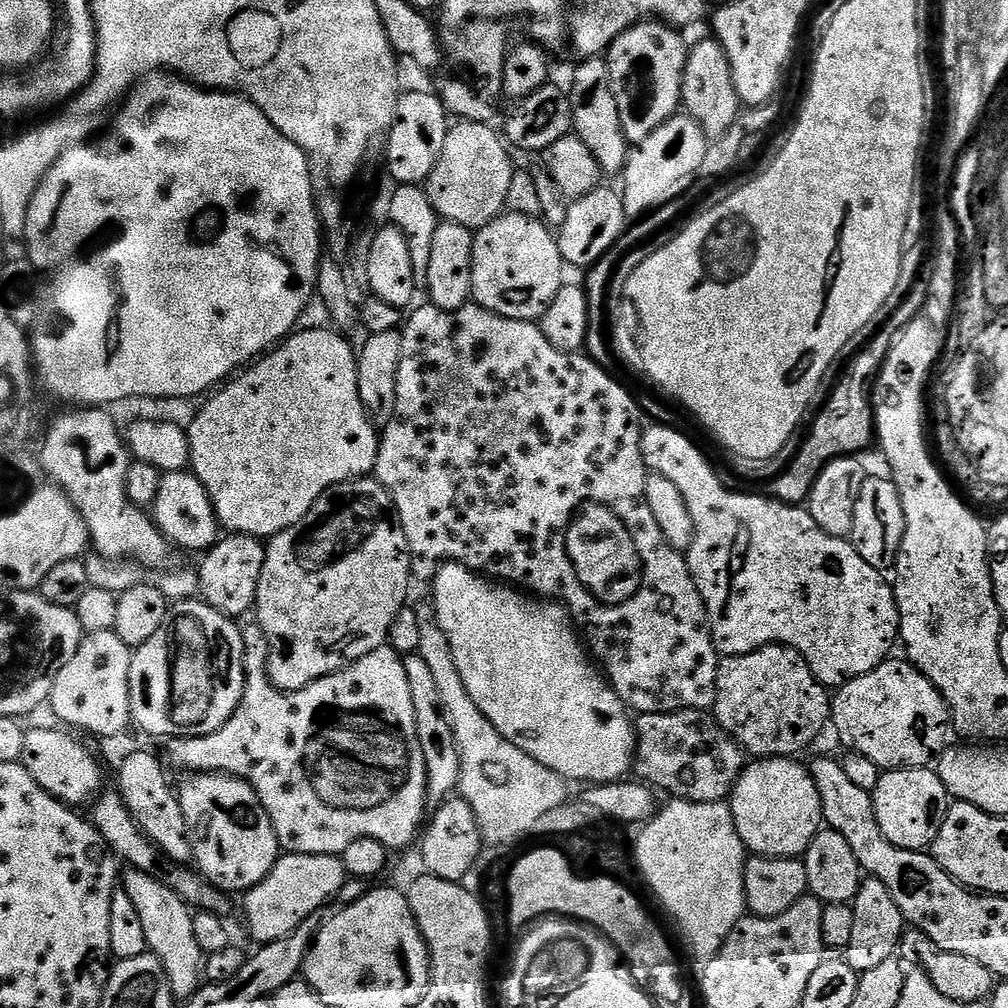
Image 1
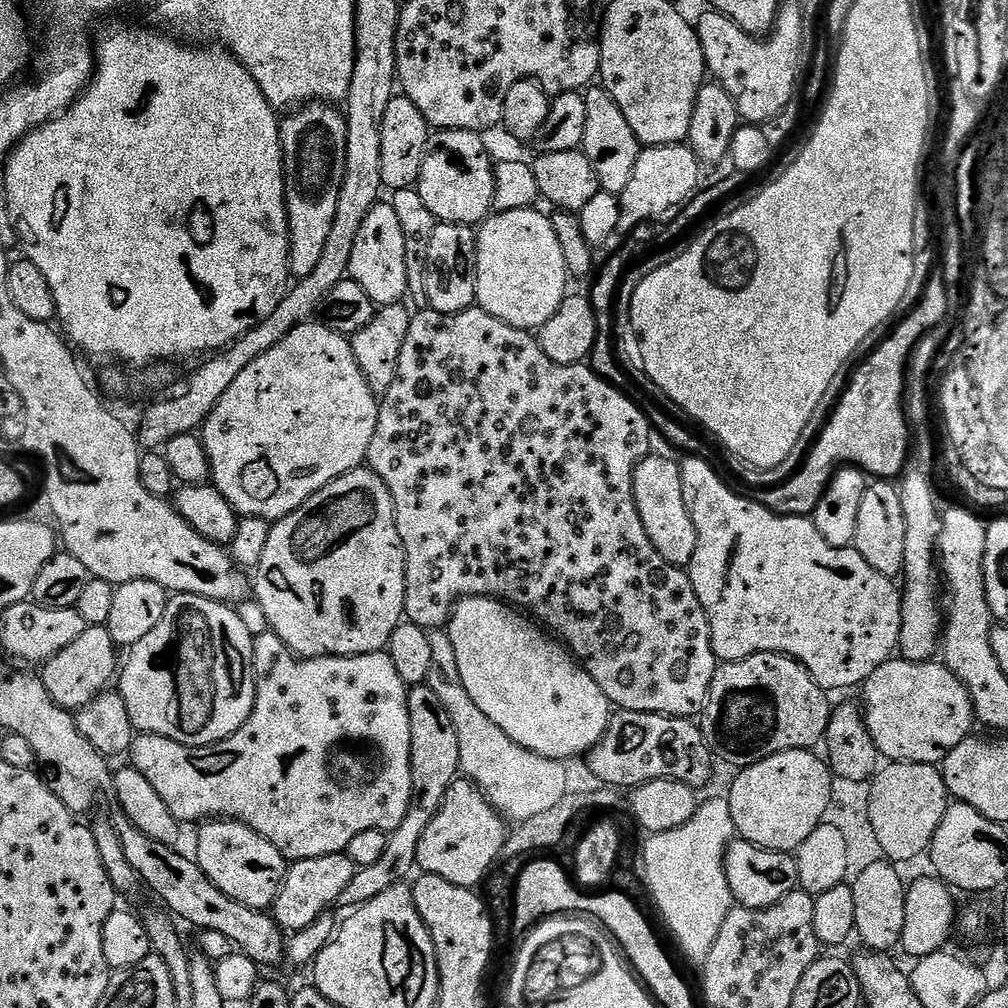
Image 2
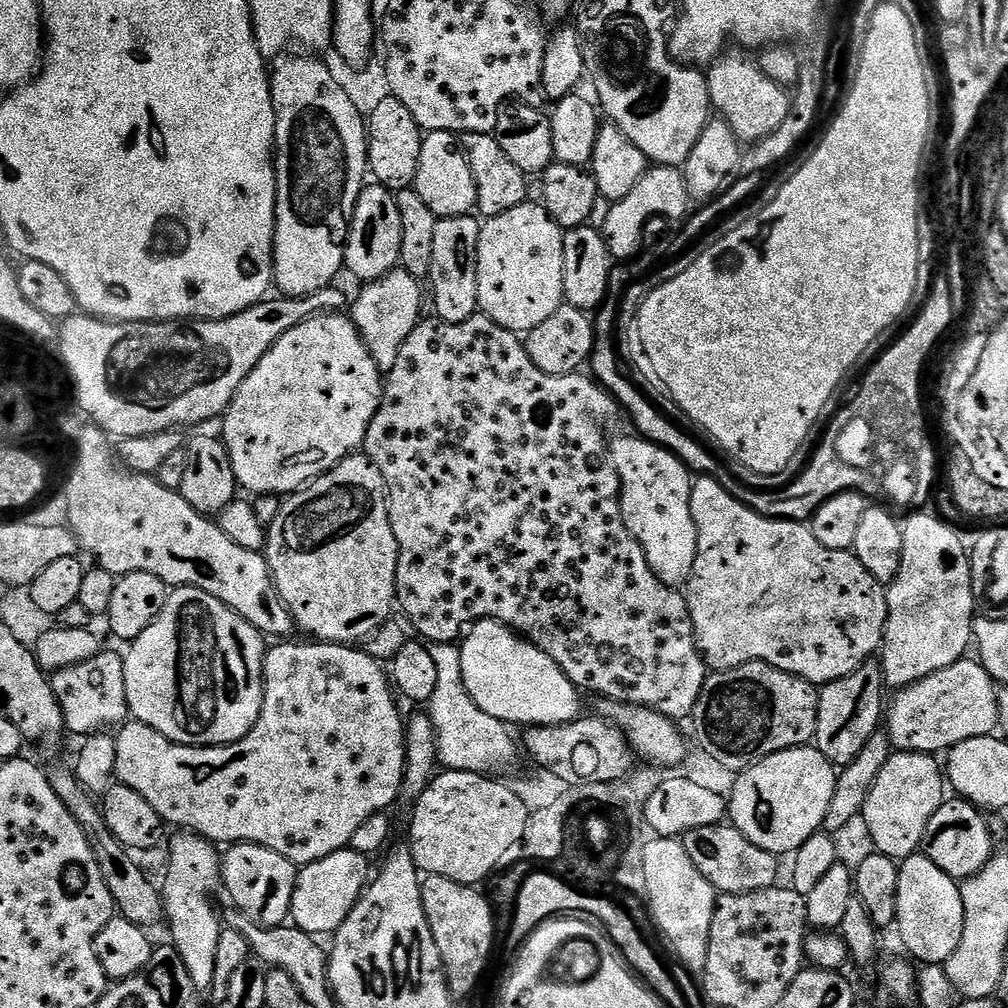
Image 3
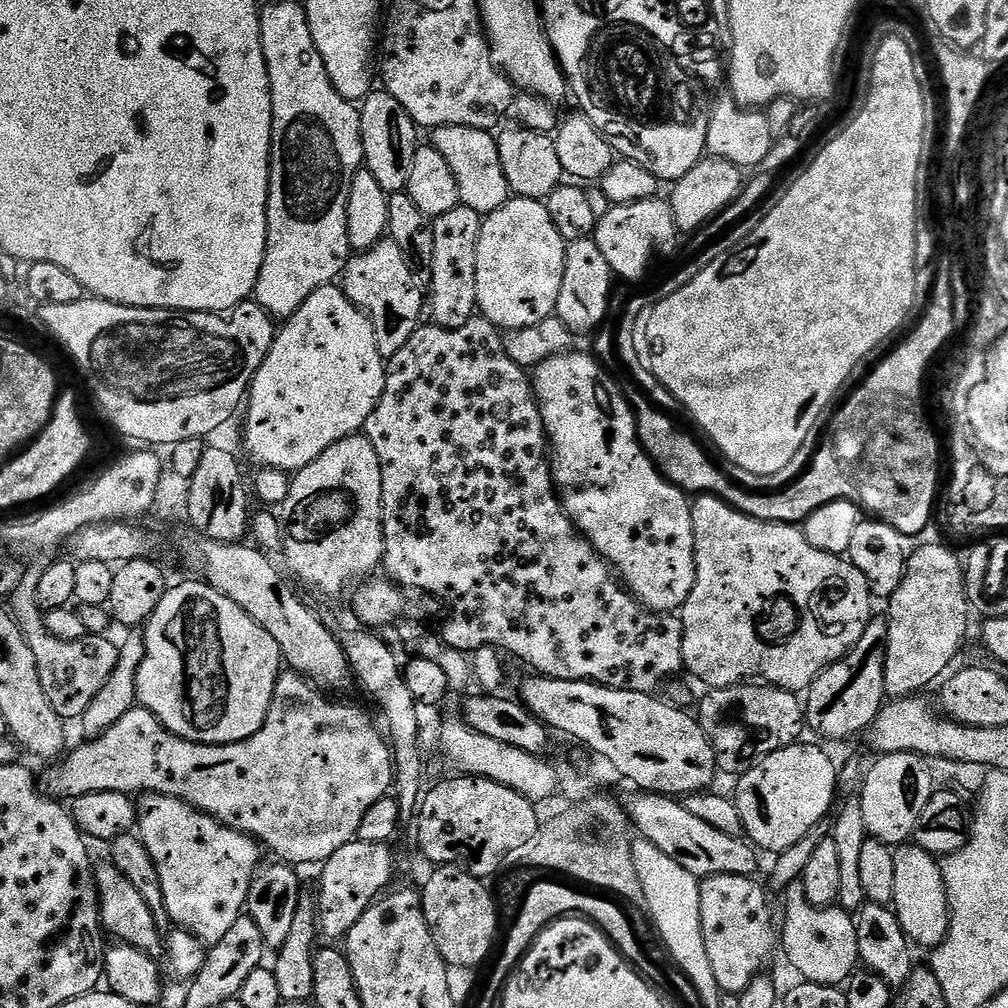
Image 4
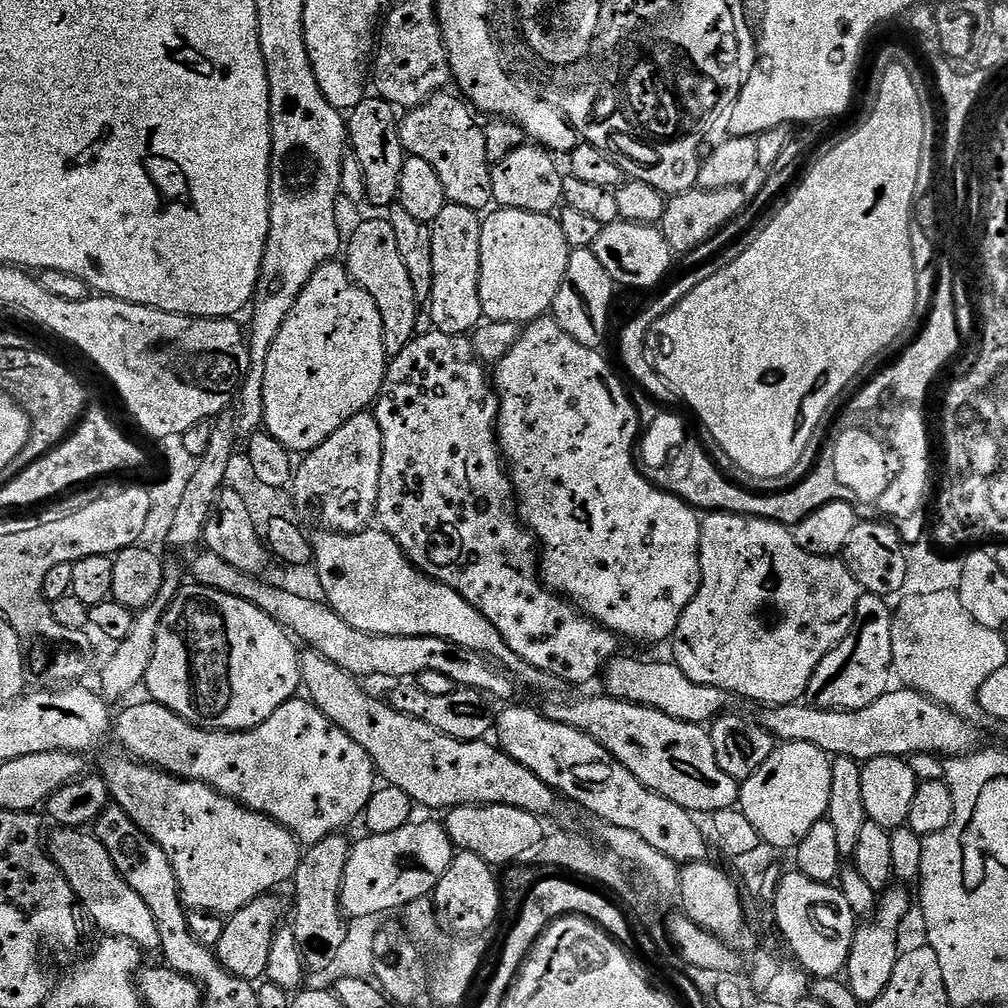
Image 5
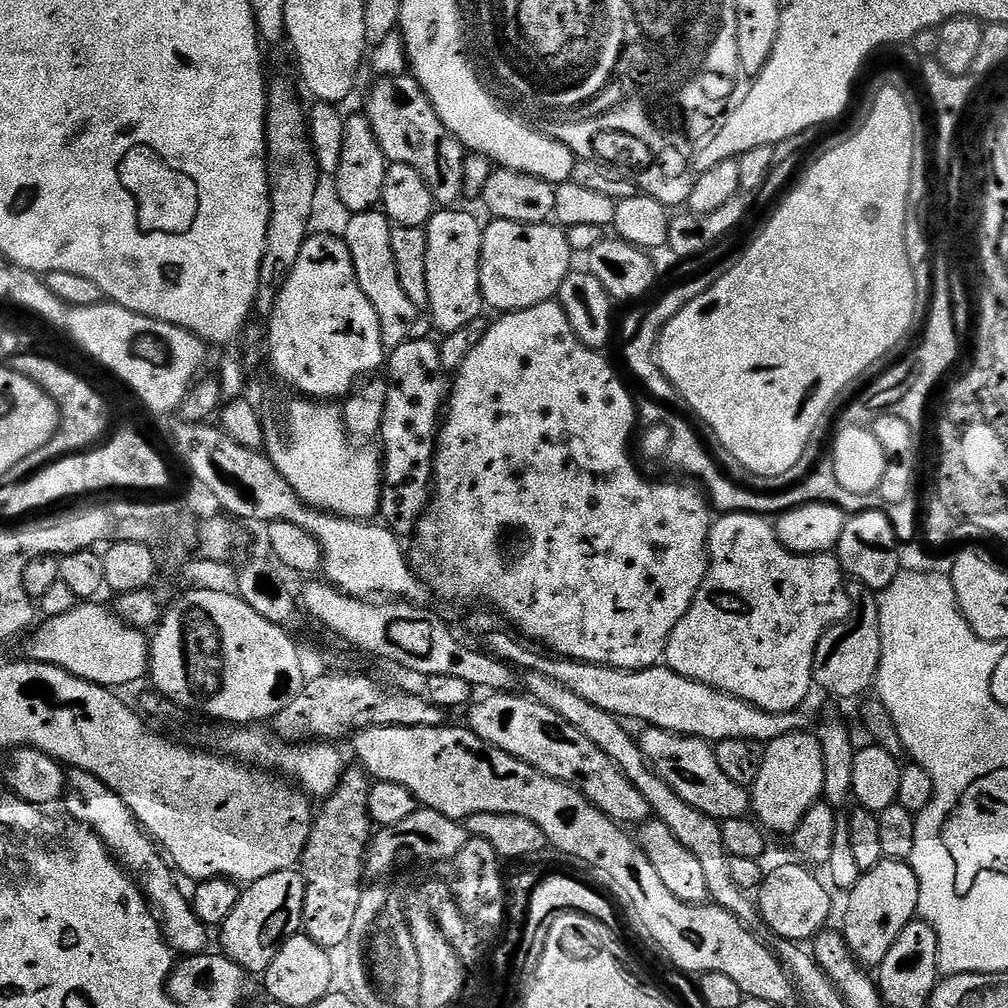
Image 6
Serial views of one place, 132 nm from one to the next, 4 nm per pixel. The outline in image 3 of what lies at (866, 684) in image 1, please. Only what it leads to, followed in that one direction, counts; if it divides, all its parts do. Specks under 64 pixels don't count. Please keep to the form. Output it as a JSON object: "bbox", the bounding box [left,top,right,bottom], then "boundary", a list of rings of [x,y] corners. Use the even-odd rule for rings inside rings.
{"bbox":[886,659,1000,754],"boundary":[[[960,659],[945,669],[899,689],[893,695],[896,696],[893,700],[891,697],[886,708],[886,731],[893,749],[902,752],[944,754],[967,739],[990,736],[997,731],[996,723],[1000,720],[1000,700],[996,697],[998,685],[992,675],[980,665],[979,659],[971,659]]]}

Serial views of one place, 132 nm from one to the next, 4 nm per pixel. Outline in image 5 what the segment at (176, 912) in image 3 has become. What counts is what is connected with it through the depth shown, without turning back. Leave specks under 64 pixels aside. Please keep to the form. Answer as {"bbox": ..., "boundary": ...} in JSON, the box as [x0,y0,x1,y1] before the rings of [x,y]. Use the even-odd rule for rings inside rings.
{"bbox":[102,759,302,918],"boundary":[[[123,759],[112,760],[102,769],[108,795],[115,807],[121,808],[164,851],[166,858],[170,858],[174,878],[180,887],[180,901],[185,909],[212,912],[215,916],[227,918],[242,910],[242,906],[254,902],[259,896],[269,895],[279,884],[287,880],[289,883],[295,877],[302,845],[278,821],[243,808],[236,800],[226,798],[197,780],[180,780],[150,764]]]}

